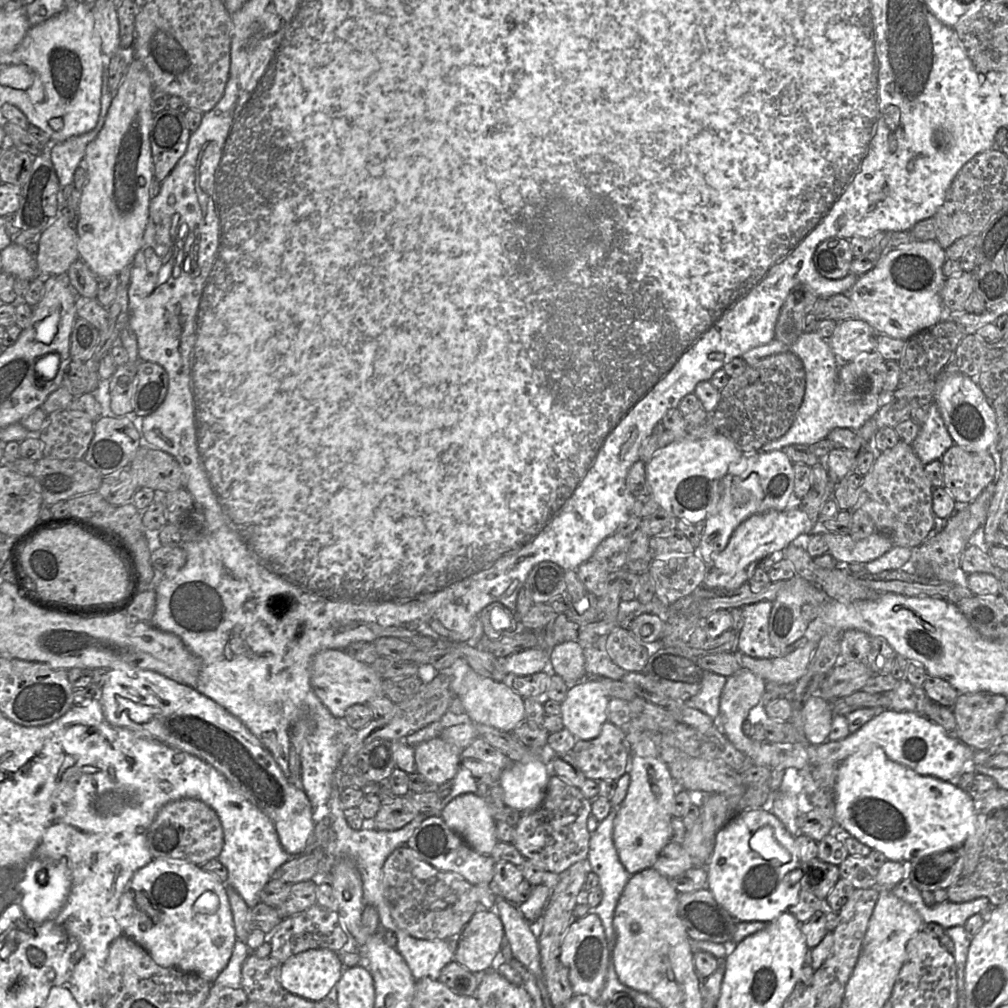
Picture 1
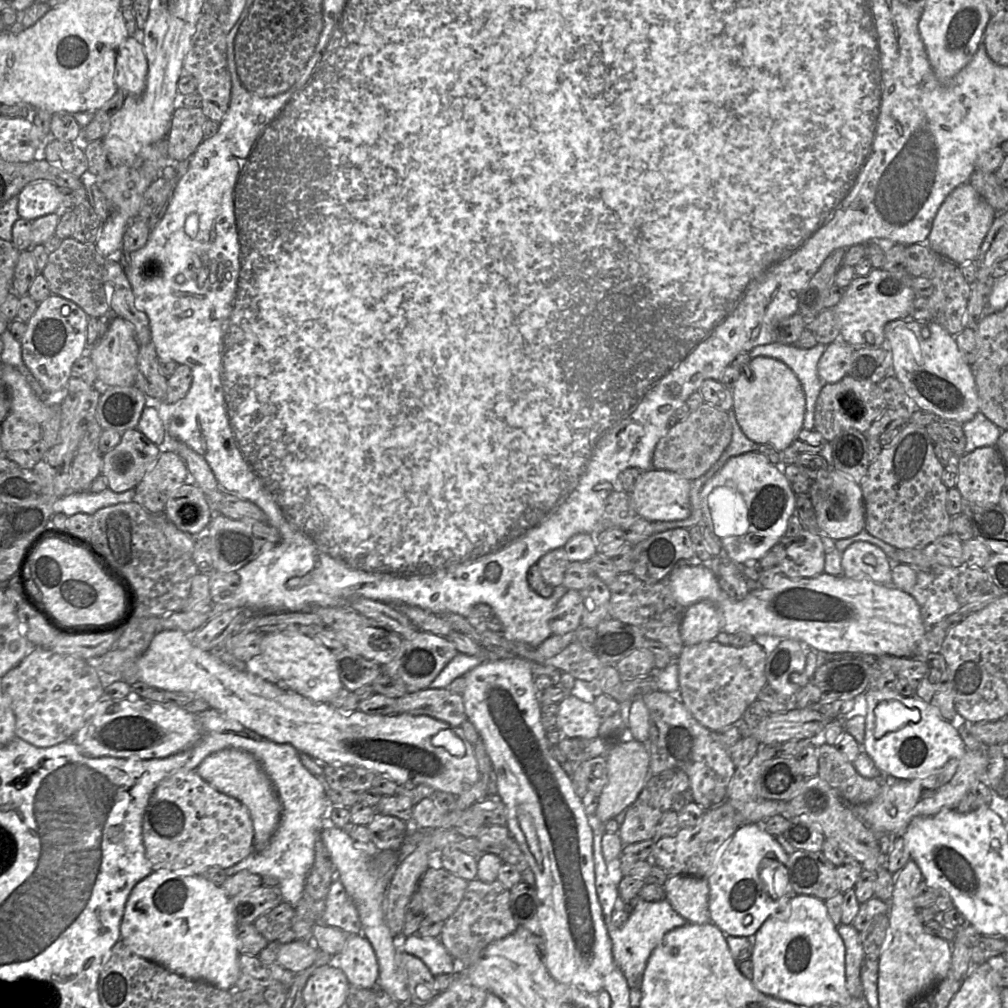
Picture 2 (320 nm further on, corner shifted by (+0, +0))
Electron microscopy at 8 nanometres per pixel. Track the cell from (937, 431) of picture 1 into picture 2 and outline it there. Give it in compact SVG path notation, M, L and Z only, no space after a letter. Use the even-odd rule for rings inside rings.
M982 412L961 424L966 439L965 453L976 448L995 446L1002 430L991 422Z

